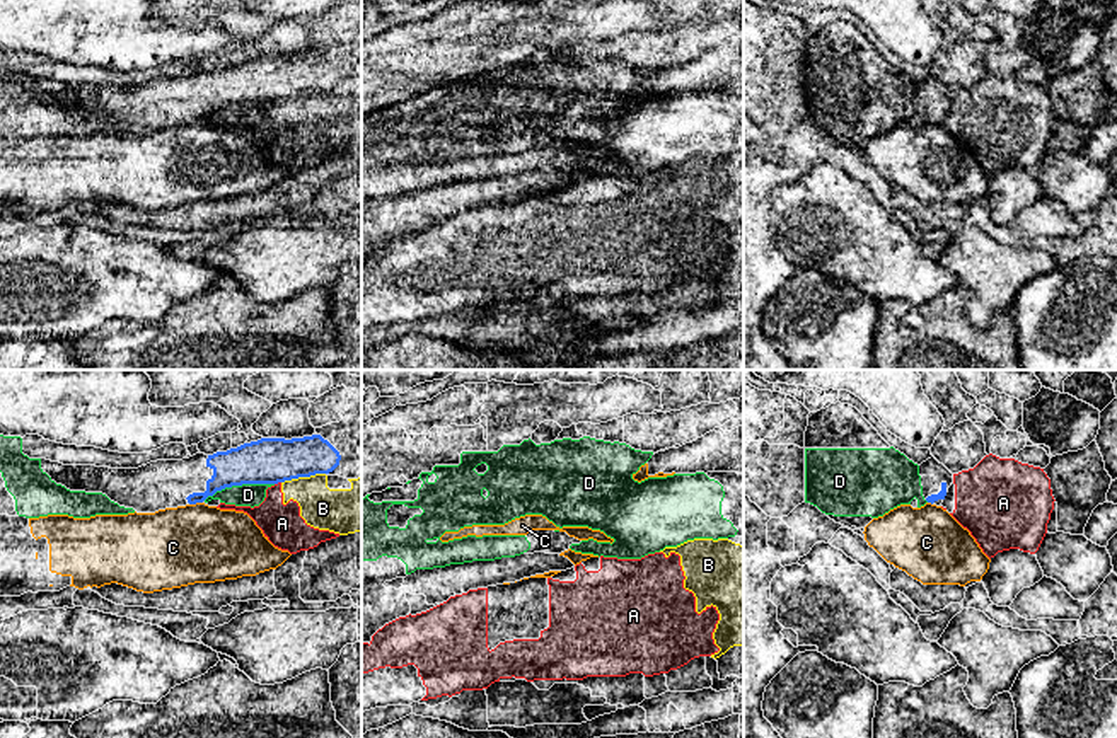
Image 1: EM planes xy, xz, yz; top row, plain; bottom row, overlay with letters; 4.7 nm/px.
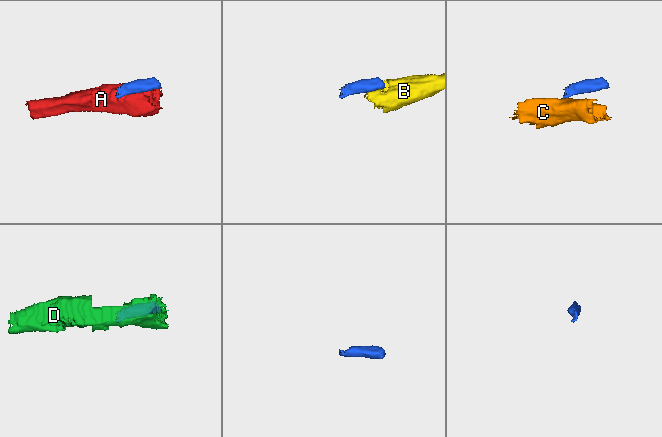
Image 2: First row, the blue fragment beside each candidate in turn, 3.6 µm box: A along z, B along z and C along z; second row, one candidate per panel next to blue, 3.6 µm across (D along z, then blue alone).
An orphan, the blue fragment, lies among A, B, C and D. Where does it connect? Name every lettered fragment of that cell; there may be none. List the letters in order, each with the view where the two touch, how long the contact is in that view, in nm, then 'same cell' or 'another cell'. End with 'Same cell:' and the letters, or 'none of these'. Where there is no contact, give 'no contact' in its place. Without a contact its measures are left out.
A: xy | 40 nm | another cell
B: xy | 220 nm | another cell
C: xy | 70 nm | another cell
D: xy | 340 nm | another cell
Same cell: none of these

